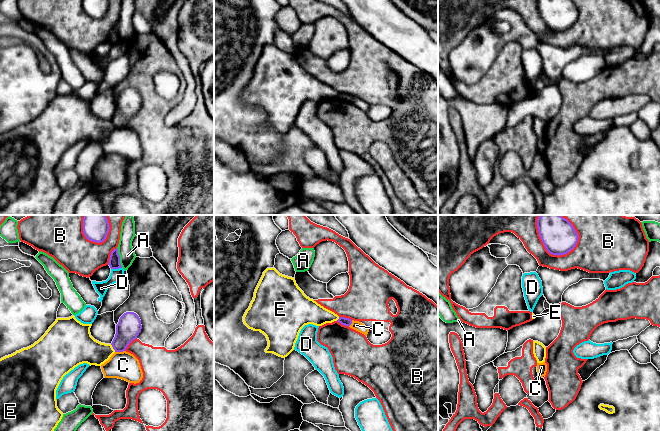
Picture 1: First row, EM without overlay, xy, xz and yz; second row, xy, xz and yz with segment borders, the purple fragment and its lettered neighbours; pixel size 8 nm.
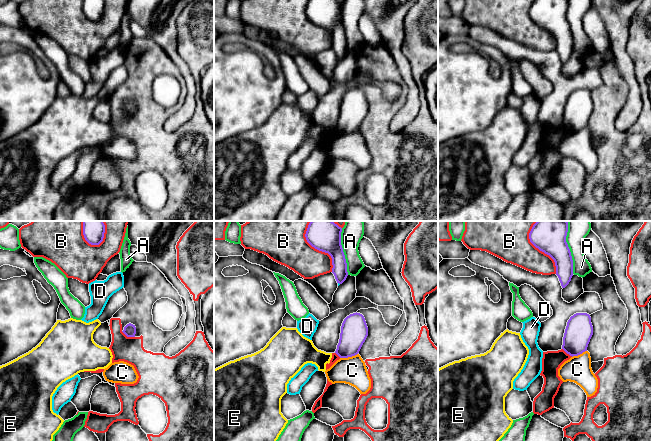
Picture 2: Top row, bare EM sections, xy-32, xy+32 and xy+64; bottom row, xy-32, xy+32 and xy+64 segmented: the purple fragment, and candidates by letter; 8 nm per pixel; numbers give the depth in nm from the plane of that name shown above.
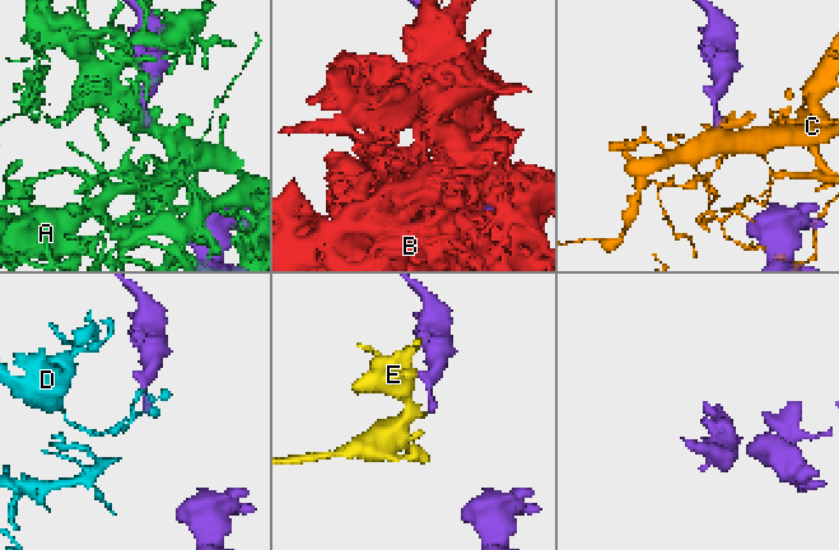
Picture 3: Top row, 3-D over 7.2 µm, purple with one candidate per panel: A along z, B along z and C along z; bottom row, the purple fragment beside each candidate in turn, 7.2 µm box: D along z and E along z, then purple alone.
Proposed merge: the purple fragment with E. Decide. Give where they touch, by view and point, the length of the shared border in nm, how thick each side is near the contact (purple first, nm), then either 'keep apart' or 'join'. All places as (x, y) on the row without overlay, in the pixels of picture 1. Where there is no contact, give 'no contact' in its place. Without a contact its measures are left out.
xy (113, 124) | 80 nm | 190/240 nm | keep apart

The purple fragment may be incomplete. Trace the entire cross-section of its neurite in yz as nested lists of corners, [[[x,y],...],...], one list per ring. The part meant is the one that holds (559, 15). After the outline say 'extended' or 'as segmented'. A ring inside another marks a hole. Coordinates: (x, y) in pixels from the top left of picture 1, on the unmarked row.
[[[537,0],[539,12],[552,31],[565,31],[574,25],[578,9],[572,0]]] | as segmented

